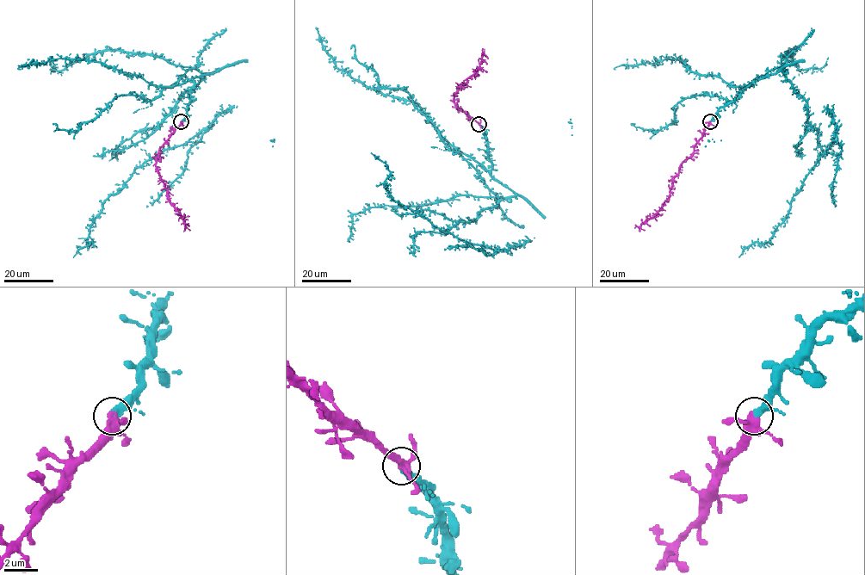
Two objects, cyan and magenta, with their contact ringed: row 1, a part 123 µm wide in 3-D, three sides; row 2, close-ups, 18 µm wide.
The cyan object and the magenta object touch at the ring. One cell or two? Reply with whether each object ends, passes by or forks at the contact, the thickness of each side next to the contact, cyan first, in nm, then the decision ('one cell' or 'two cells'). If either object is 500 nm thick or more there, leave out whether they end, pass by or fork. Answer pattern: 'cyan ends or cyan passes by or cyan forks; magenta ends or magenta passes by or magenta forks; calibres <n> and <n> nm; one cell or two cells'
cyan ends; magenta forks; calibres 400 and 340 nm; one cell

